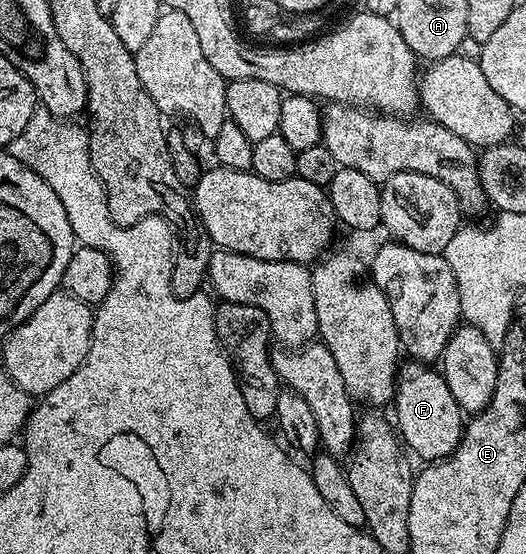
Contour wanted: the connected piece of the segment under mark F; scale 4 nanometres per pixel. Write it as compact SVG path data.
M407 360L402 363L401 370L395 384L393 422L402 445L410 453L412 450L413 453L420 454L424 458L422 461L427 464L448 458L463 441L463 409L457 404L457 400L453 400L453 392L449 392L438 369L428 368L422 362Z

